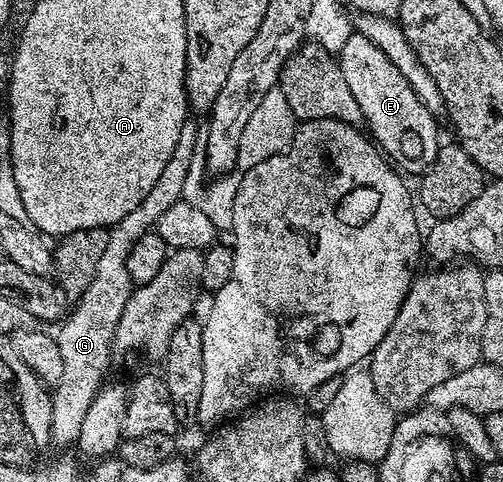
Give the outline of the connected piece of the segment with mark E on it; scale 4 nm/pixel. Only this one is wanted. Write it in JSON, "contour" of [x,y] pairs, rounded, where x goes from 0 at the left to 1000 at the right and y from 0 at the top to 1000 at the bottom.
{"contour":[[[702,66],[672,110],[680,158],[696,174],[696,191],[716,226],[716,243],[728,255],[738,284],[757,313],[797,355],[813,353],[825,365],[841,363],[863,340],[879,301],[867,245],[851,220],[827,197],[811,162],[793,145],[789,131],[724,71]]]}

